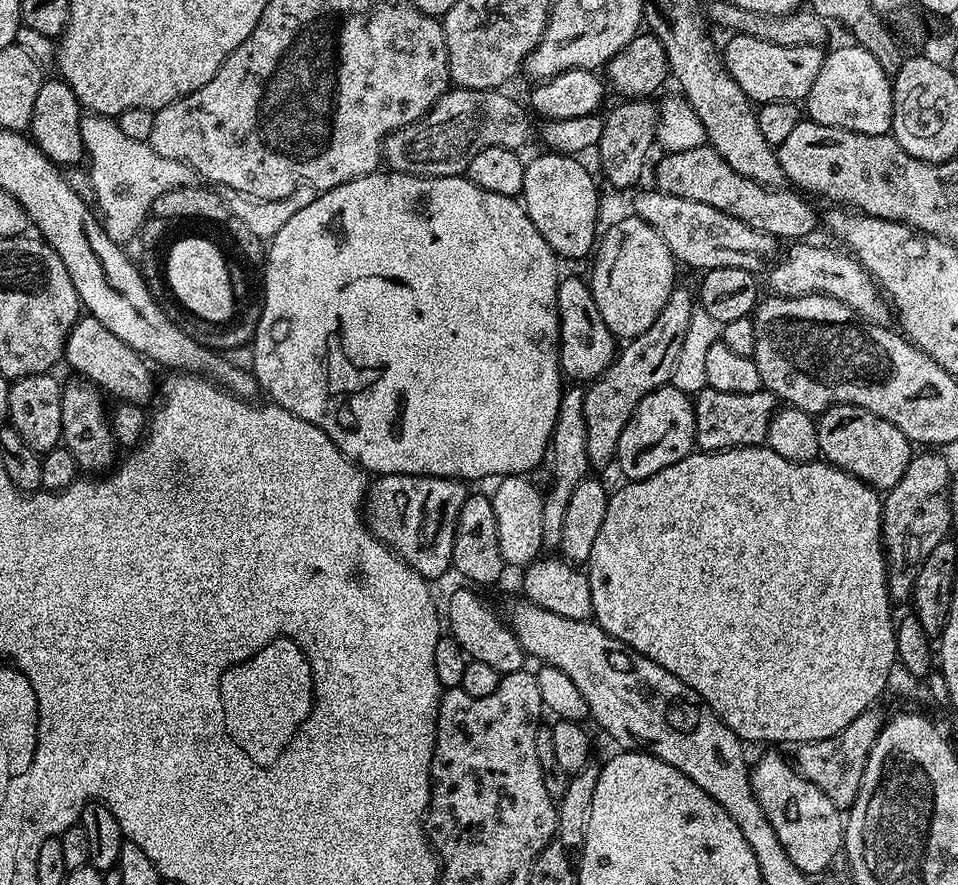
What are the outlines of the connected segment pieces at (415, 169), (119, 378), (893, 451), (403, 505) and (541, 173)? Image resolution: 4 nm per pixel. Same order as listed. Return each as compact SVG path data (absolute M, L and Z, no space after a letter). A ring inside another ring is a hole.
M449 87L422 119L394 130L384 139L383 163L393 172L405 172L411 176L463 176L467 173L470 162L474 162L474 154L482 154L482 150L490 146L523 149L523 144L534 136L534 124L532 128L526 108L524 113L524 108L518 101L511 100L504 94L503 91L487 88Z
M84 314L76 321L68 335L63 359L66 364L68 360L69 366L80 375L77 377L96 385L101 393L109 397L117 396L117 401L144 406L155 392L157 395L158 380L156 384L151 370L148 369L149 361L134 351L129 344L122 342L118 334L110 334L110 330L106 330L106 326L102 326L102 322L98 322L98 318L93 316Z
M836 404L833 408L827 408L819 413L816 429L820 456L835 468L852 473L864 484L877 490L894 487L898 478L906 474L906 466L914 455L913 445L904 437L902 430L898 430L898 426L858 406Z
M377 475L371 481L365 495L362 515L369 530L386 547L392 549L401 560L405 560L418 575L429 582L435 582L439 576L446 575L452 568L454 534L456 533L458 514L469 494L469 485L462 480L447 480L441 476Z
M549 151L548 156L536 156L524 166L522 203L530 222L538 226L538 234L546 238L557 257L580 260L593 251L598 240L596 219L600 216L600 196L592 176L572 154Z

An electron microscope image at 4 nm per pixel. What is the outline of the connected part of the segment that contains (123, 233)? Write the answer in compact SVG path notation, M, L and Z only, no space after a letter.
M85 115L81 119L81 134L87 163L92 163L86 171L92 179L94 204L106 234L115 244L124 246L127 240L137 239L159 195L197 183L198 177L190 165L162 158L148 143L134 142L134 138L118 130L111 116Z

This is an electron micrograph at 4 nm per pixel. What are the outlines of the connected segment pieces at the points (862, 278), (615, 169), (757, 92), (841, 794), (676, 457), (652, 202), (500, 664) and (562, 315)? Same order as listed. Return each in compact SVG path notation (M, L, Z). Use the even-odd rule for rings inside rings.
M812 242L793 243L789 247L792 249L785 256L783 253L767 269L766 277L768 276L768 284L772 287L771 291L778 296L809 296L816 292L820 296L838 298L838 302L856 311L857 316L872 322L879 321L880 300L882 301L880 285L860 265L855 256L843 251L835 252L832 248L823 248L820 244L808 243Z
M628 98L612 113L604 116L602 138L598 145L600 152L600 168L604 176L616 188L628 188L640 180L644 172L644 163L648 160L652 148L656 144L656 126L658 123L658 108L648 98Z
M738 34L731 35L728 40L727 46L722 50L724 66L738 82L742 92L756 104L770 101L797 103L807 99L826 55L819 45L814 44L777 46L762 39Z
M876 710L858 714L858 718L854 718L854 722L850 722L850 726L846 726L846 730L842 730L830 738L799 745L795 749L795 767L806 779L814 782L818 786L818 790L822 790L822 794L826 794L826 798L830 798L830 802L834 802L834 806L838 806L842 810L851 808L860 789L866 758L870 754L872 743L878 738L880 727L884 725L884 722L885 717L879 716Z
M671 386L655 388L642 402L638 410L626 422L622 438L618 438L615 467L620 467L625 481L645 480L666 466L674 466L682 458L691 456L696 448L696 427L694 426L694 400L689 393Z
M659 190L651 191L642 193L633 202L631 211L654 226L654 230L658 230L662 242L670 246L673 256L681 265L689 264L692 268L700 268L699 270L734 266L760 274L777 259L776 237L762 234L746 226L746 222L722 210L714 210L714 206L706 206L706 202L690 202L690 198L678 198Z
M463 586L448 600L448 616L446 612L447 631L460 643L462 650L469 658L478 662L486 662L494 666L501 674L505 672L519 672L525 667L526 653L513 634L507 619L500 616L479 596L479 591Z
M572 276L561 279L558 290L558 318L560 319L560 370L572 382L591 382L601 376L612 365L618 351L617 337L602 322L598 306L592 297L592 289L587 279Z

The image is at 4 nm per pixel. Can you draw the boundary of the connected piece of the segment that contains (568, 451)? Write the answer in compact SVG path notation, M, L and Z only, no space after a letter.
M578 386L565 389L561 393L558 418L555 419L550 445L550 464L552 460L553 484L545 493L542 508L542 540L544 548L557 549L562 538L563 519L566 516L567 503L570 502L574 490L587 479L591 464L586 454L586 420L585 420L585 391Z

